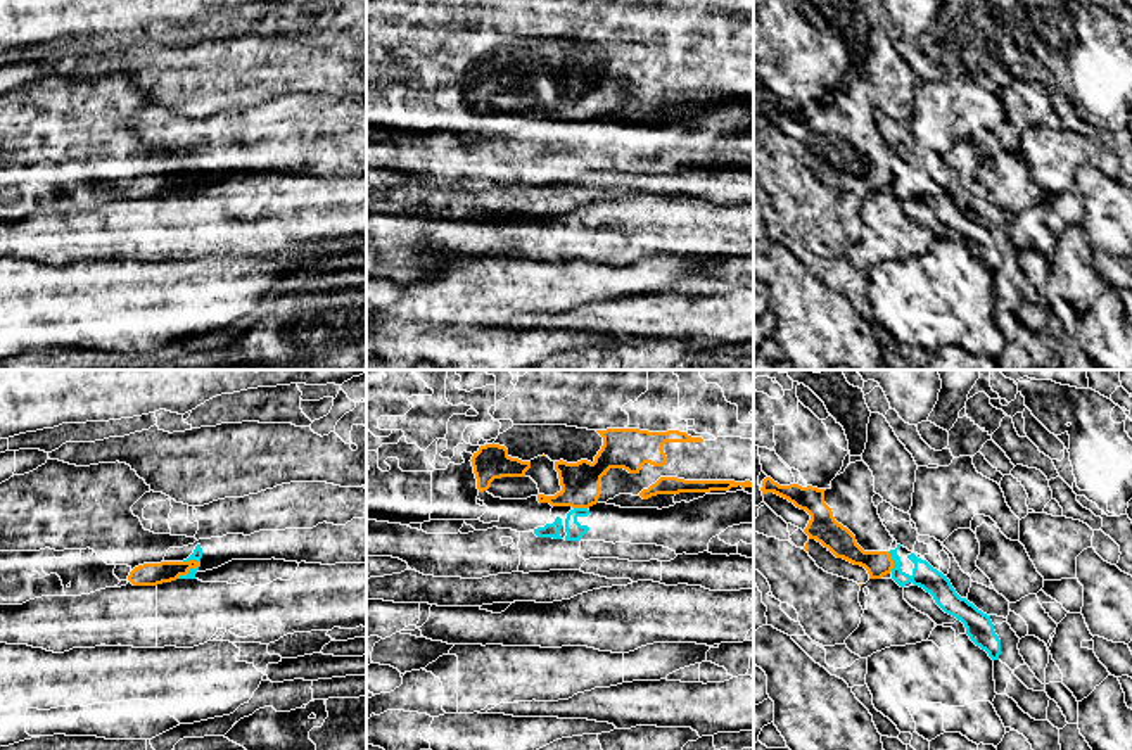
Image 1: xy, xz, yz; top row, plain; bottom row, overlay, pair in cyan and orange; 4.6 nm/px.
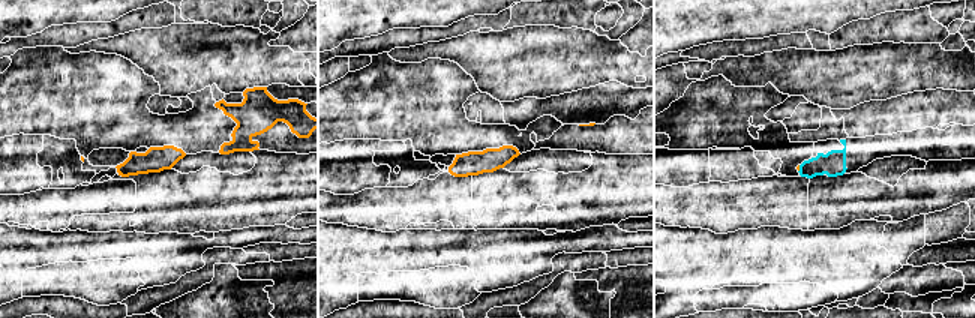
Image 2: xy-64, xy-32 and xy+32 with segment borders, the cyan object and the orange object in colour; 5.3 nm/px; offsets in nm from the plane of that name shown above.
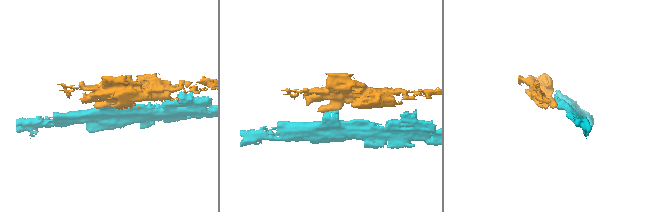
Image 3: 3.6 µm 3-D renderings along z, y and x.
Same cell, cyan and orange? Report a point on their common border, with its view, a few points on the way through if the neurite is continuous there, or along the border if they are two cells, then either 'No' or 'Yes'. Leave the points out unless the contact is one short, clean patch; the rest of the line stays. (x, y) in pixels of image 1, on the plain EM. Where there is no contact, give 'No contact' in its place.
Touches cyan at yz (894, 175). Boundary: yz (887, 165), (892, 173), (892, 184). No

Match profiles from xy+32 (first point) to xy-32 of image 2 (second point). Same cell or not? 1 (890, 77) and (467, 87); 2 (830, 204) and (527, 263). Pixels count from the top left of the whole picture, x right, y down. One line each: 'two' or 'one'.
1: two
2: two

